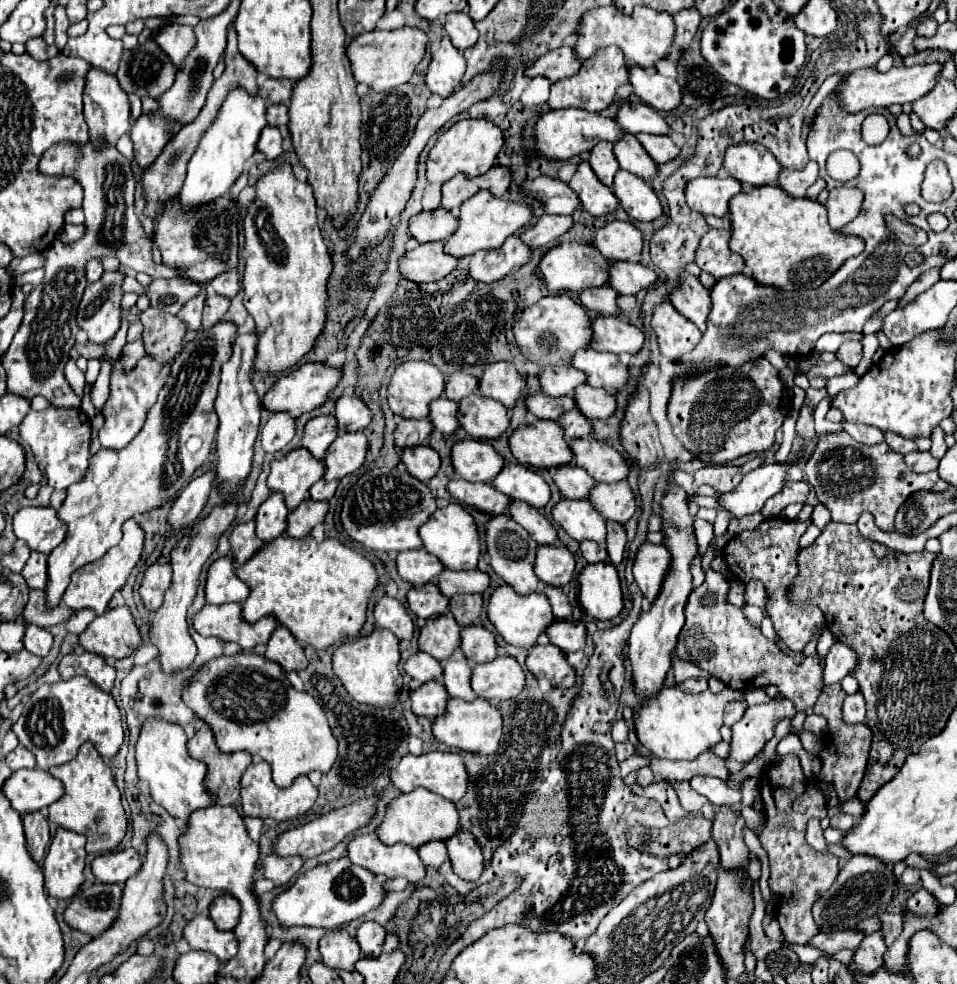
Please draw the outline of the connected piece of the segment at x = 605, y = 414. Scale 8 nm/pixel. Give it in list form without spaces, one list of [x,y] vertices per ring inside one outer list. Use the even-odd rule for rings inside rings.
[[[581,384],[573,392],[573,400],[577,402],[577,410],[581,410],[589,420],[609,418],[615,412],[615,398],[603,388]]]

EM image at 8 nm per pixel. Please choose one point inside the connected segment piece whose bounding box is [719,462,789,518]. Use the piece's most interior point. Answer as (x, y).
(757, 487)

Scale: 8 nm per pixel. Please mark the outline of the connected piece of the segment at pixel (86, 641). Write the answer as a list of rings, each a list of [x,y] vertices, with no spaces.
[[[119,606],[97,616],[85,632],[79,634],[79,644],[87,652],[99,654],[107,660],[121,660],[139,648],[141,634],[135,626],[131,610],[127,606]]]

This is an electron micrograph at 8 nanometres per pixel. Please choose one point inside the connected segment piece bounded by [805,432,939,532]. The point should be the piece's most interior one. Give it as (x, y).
(849, 478)

